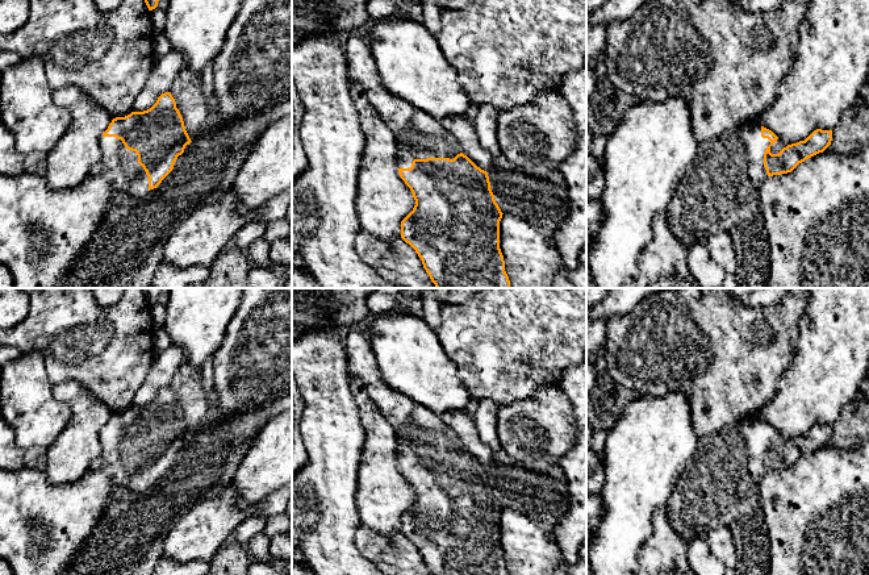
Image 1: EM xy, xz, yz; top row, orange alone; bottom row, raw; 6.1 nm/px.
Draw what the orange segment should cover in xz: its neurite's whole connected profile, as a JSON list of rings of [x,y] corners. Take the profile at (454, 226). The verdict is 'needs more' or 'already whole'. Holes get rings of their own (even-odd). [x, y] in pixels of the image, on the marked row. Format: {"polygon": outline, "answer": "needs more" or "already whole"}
{"polygon": [[[417,111],[413,129],[396,136],[397,167],[401,179],[410,188],[415,205],[401,221],[401,238],[409,243],[422,261],[436,288],[511,288],[500,249],[500,221],[502,212],[490,189],[488,172],[477,167],[461,153],[461,146],[439,120]]], "answer": "needs more"}

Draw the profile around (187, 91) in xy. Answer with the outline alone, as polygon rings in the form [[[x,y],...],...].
[[[183,64],[171,87],[171,95],[183,117],[185,130],[193,141],[209,117],[208,104],[201,88],[201,74],[193,72],[187,64]]]

